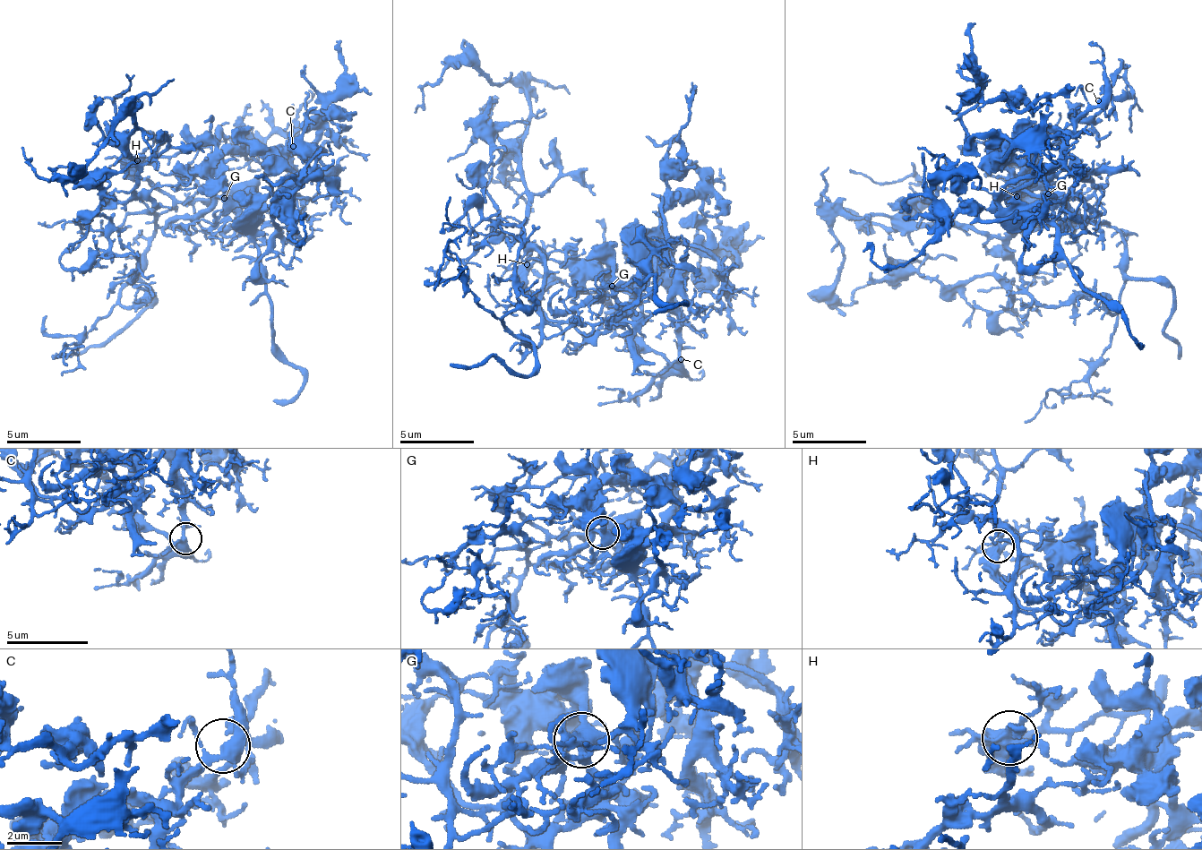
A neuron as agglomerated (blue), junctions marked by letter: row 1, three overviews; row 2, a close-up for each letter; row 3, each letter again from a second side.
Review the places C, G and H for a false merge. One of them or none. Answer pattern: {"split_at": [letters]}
{"split_at": ["H"]}

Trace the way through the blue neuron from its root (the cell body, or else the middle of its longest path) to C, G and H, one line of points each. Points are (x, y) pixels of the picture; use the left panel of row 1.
C: (212, 148), (212, 142), (224, 135), (228, 149), (240, 151), (262, 149), (278, 152), (289, 150), (293, 146)
G: (212, 148), (212, 155), (216, 157), (216, 178), (224, 188), (224, 198)
H: (212, 148), (201, 165), (194, 165), (179, 174), (160, 174), (149, 163), (138, 159)

